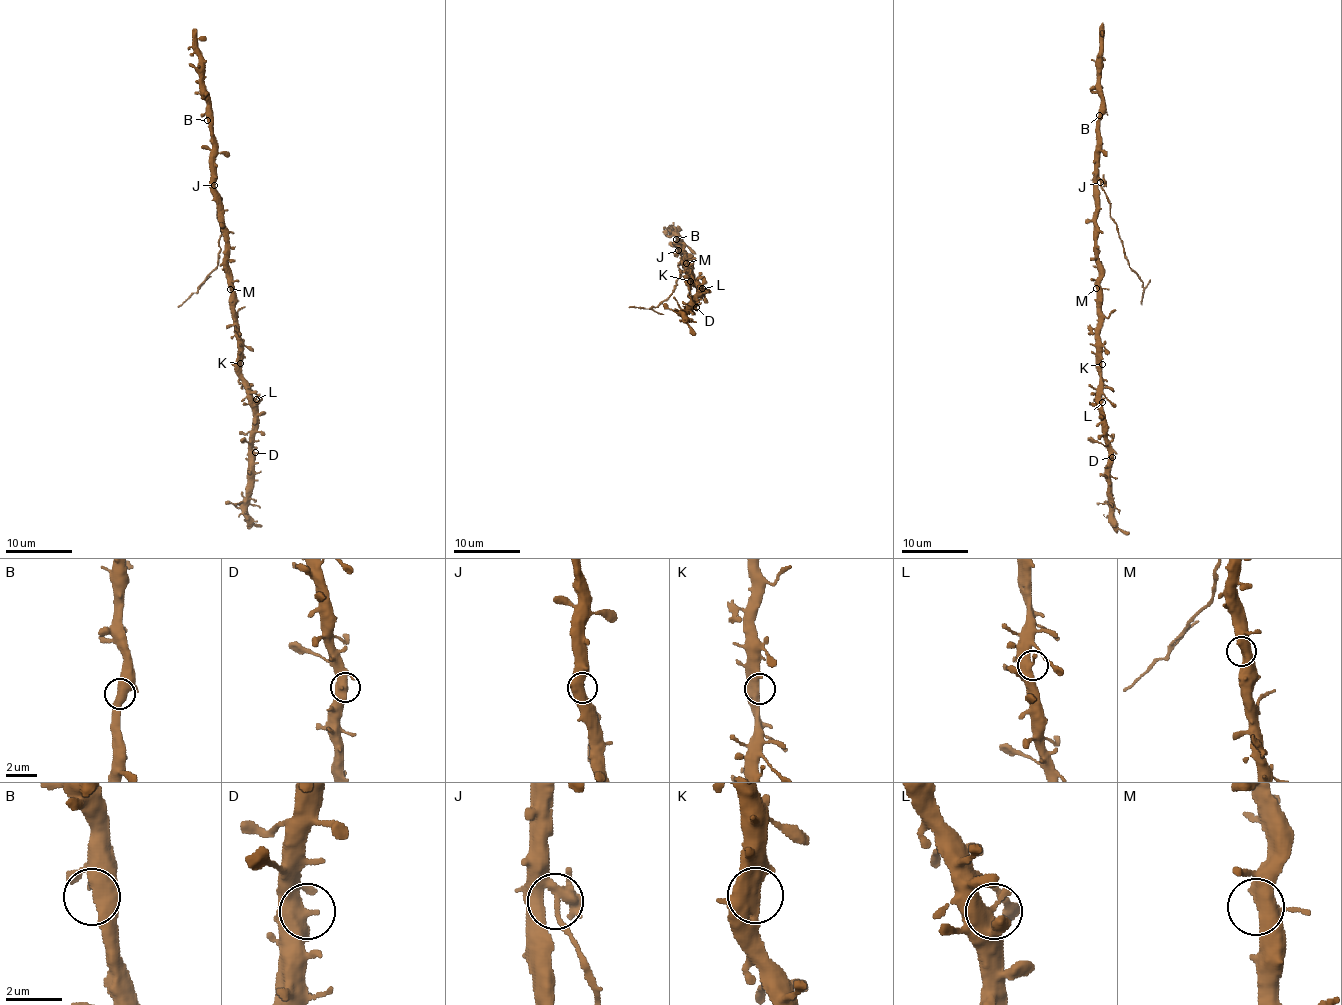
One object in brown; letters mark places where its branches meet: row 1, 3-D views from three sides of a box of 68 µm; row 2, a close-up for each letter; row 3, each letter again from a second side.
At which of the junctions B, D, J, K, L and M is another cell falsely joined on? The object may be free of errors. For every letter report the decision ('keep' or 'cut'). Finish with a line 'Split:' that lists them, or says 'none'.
B: keep
D: keep
J: cut
K: keep
L: keep
M: keep
Split: J

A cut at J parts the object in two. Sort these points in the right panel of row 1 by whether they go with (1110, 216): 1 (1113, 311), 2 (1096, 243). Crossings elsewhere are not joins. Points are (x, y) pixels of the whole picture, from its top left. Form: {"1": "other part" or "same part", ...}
{"1": "other part", "2": "other part"}

